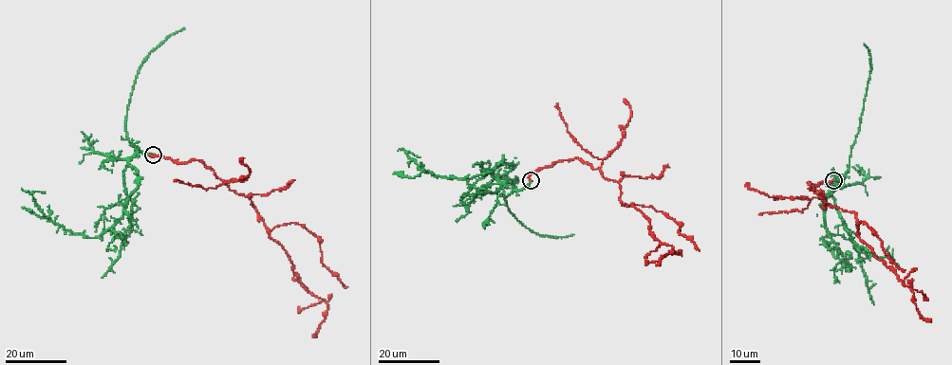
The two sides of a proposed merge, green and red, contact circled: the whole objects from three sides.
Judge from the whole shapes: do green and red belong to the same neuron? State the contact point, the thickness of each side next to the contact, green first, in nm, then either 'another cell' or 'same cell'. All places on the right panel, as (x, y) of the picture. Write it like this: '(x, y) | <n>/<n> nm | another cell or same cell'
(833, 180) | 440/280 nm | another cell

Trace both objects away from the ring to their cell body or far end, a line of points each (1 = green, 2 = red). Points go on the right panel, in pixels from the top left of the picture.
1: (833, 180), (843, 177), (825, 201), (825, 227), (849, 264), (850, 270), (833, 255), (823, 238), (827, 235)
2: (833, 180), (814, 188), (808, 182), (831, 207), (855, 213), (858, 238), (909, 286), (920, 316), (930, 321)

